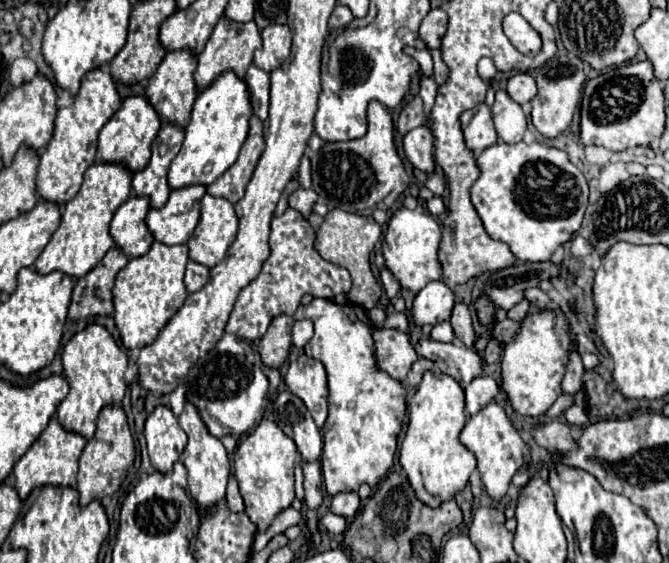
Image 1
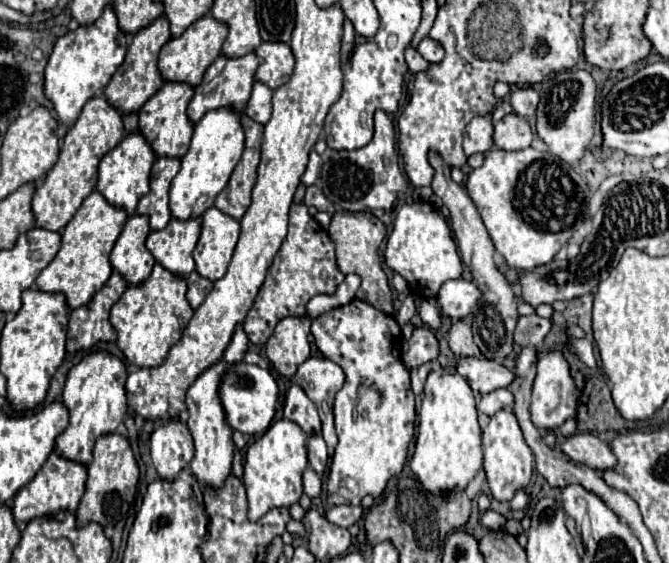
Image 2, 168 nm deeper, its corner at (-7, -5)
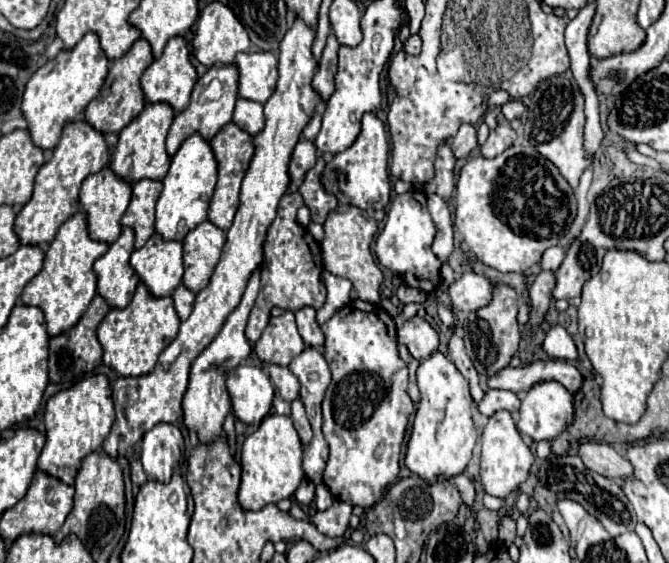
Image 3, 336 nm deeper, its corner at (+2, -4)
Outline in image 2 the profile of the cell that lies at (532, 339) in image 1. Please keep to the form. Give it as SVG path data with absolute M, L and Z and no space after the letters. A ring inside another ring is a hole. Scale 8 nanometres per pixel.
M550 349L538 351L536 369L538 369L538 373L536 373L536 379L534 379L534 385L532 385L532 401L530 401L532 423L538 429L558 429L566 419L576 415L580 391L576 389L576 385L572 381L570 365L564 359L562 351L550 351Z

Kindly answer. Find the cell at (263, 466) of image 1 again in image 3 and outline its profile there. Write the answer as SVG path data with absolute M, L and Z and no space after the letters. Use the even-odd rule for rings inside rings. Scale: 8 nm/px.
M269 414L261 426L245 438L241 448L241 488L239 488L239 504L245 510L261 510L267 504L277 504L283 498L293 496L305 472L301 468L303 462L303 444L293 428L289 416Z

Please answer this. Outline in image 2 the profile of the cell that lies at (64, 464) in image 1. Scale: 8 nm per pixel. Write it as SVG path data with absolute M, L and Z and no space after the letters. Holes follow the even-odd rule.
M54 449L46 459L46 463L42 465L42 469L16 493L12 513L18 523L28 523L34 517L52 515L52 513L58 513L60 509L74 511L84 495L84 489L86 489L84 483L86 483L86 465L70 461Z

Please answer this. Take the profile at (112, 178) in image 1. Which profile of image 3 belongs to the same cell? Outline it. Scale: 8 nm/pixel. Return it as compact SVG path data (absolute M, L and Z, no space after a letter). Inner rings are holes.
M79 212L69 218L57 232L55 240L49 244L45 252L43 270L25 286L21 294L21 302L25 306L37 306L45 314L49 336L59 336L77 324L77 320L85 314L85 308L91 304L97 294L97 278L93 272L93 264L109 250L109 244L95 242L89 238L85 214Z

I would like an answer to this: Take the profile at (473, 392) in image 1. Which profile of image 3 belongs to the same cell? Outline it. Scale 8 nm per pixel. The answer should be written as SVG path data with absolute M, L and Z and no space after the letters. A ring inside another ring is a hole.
M487 390L485 398L477 406L477 410L485 416L493 416L497 410L515 412L515 410L519 410L519 406L521 406L521 400L517 398L517 394L513 394L509 390Z

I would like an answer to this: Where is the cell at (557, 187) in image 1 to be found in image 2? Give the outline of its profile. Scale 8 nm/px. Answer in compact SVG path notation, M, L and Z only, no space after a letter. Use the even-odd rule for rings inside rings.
M532 147L522 151L492 149L482 167L468 177L466 191L474 201L496 251L514 269L530 271L552 261L588 215L590 189L586 179L562 159Z

